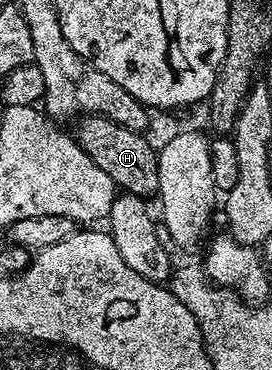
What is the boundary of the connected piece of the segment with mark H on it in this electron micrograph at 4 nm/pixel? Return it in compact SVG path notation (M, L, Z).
M96 114L83 116L76 138L83 150L98 164L98 167L110 175L119 190L134 194L135 197L155 196L159 189L158 153L155 146L144 137L145 134L126 128L108 117Z

